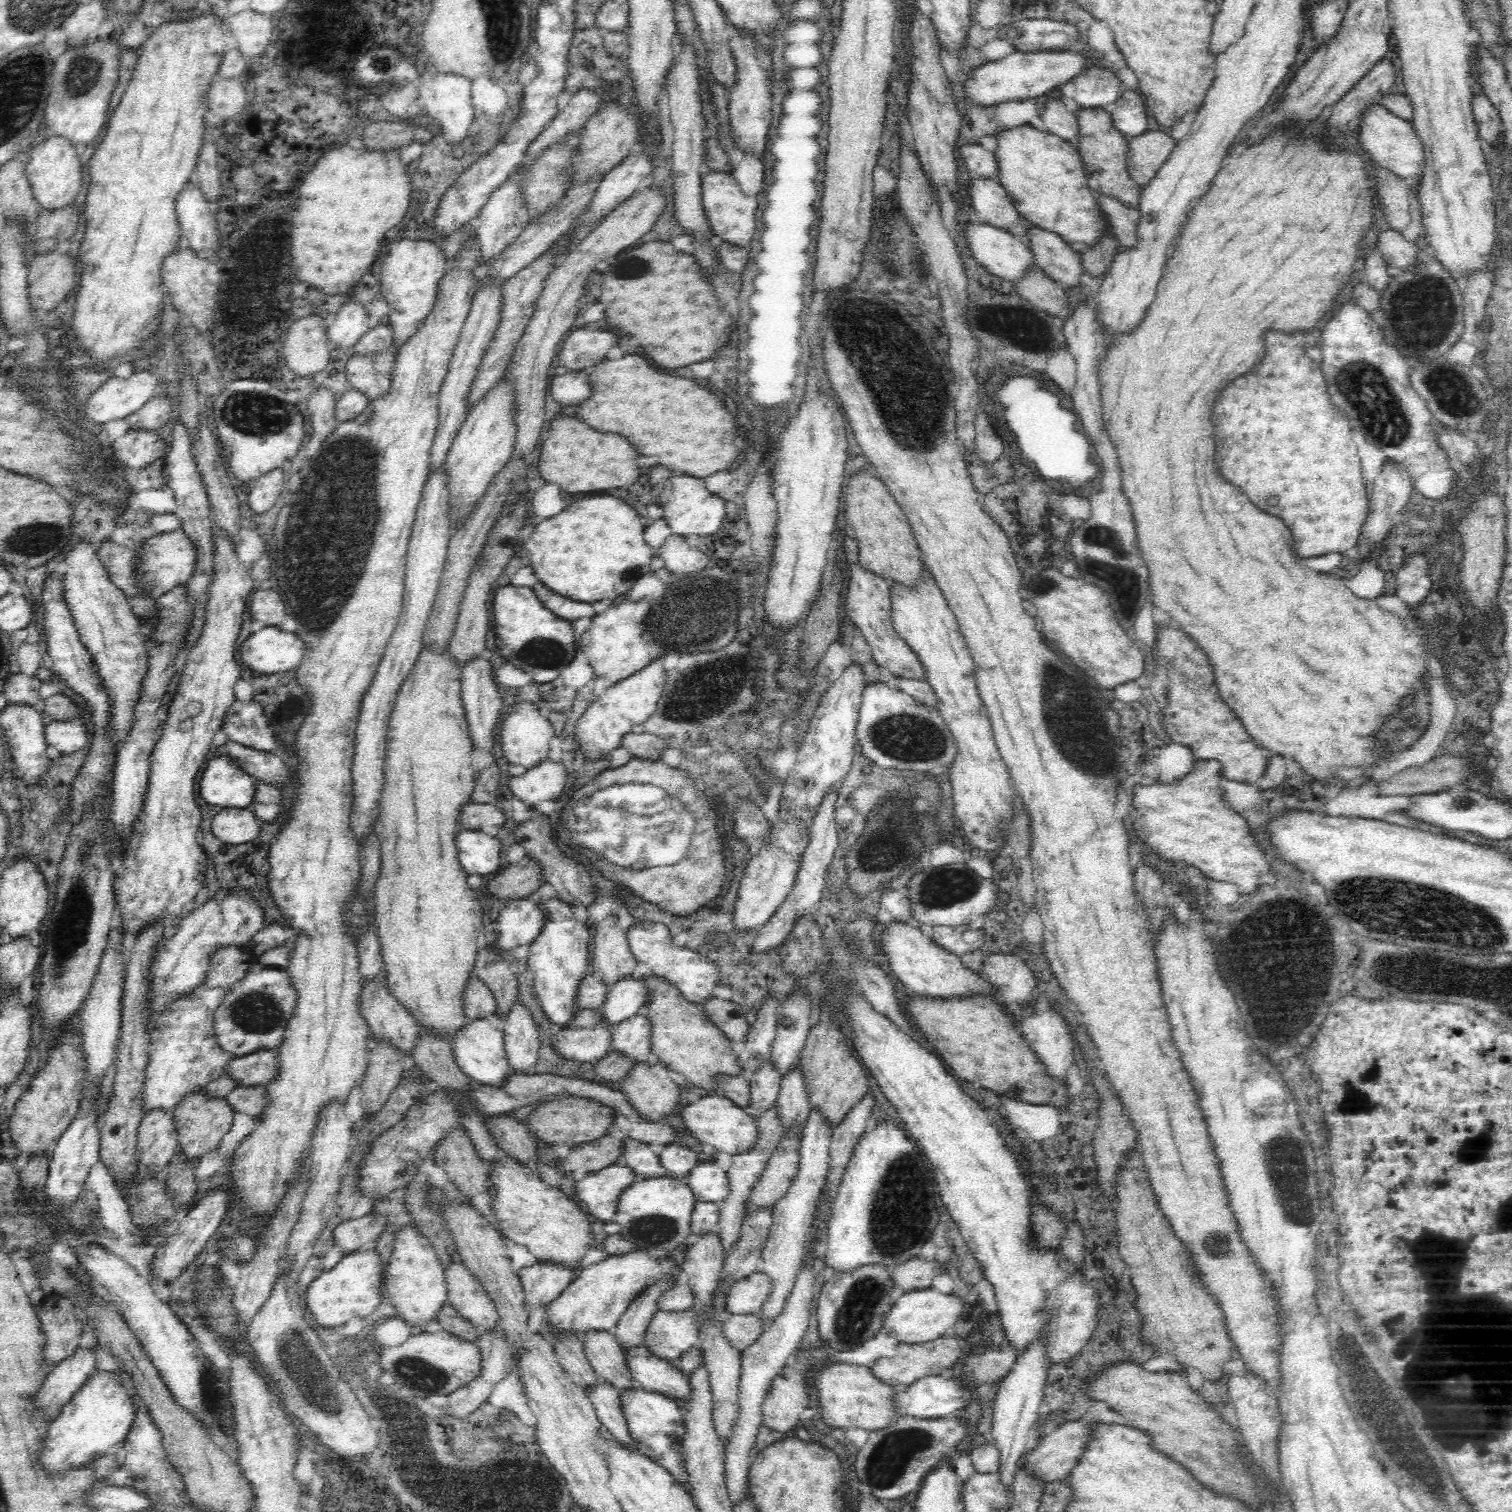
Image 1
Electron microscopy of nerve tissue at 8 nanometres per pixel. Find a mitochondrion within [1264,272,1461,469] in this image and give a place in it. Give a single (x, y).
(1364, 388)

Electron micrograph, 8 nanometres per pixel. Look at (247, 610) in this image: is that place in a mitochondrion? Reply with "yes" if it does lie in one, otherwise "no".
no

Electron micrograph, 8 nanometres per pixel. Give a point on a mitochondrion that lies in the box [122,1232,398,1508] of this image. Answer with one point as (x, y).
(309, 1373)

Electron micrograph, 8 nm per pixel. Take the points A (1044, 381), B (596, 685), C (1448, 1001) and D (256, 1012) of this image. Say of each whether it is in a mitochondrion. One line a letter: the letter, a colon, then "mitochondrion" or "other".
A: other
B: other
C: other
D: mitochondrion

